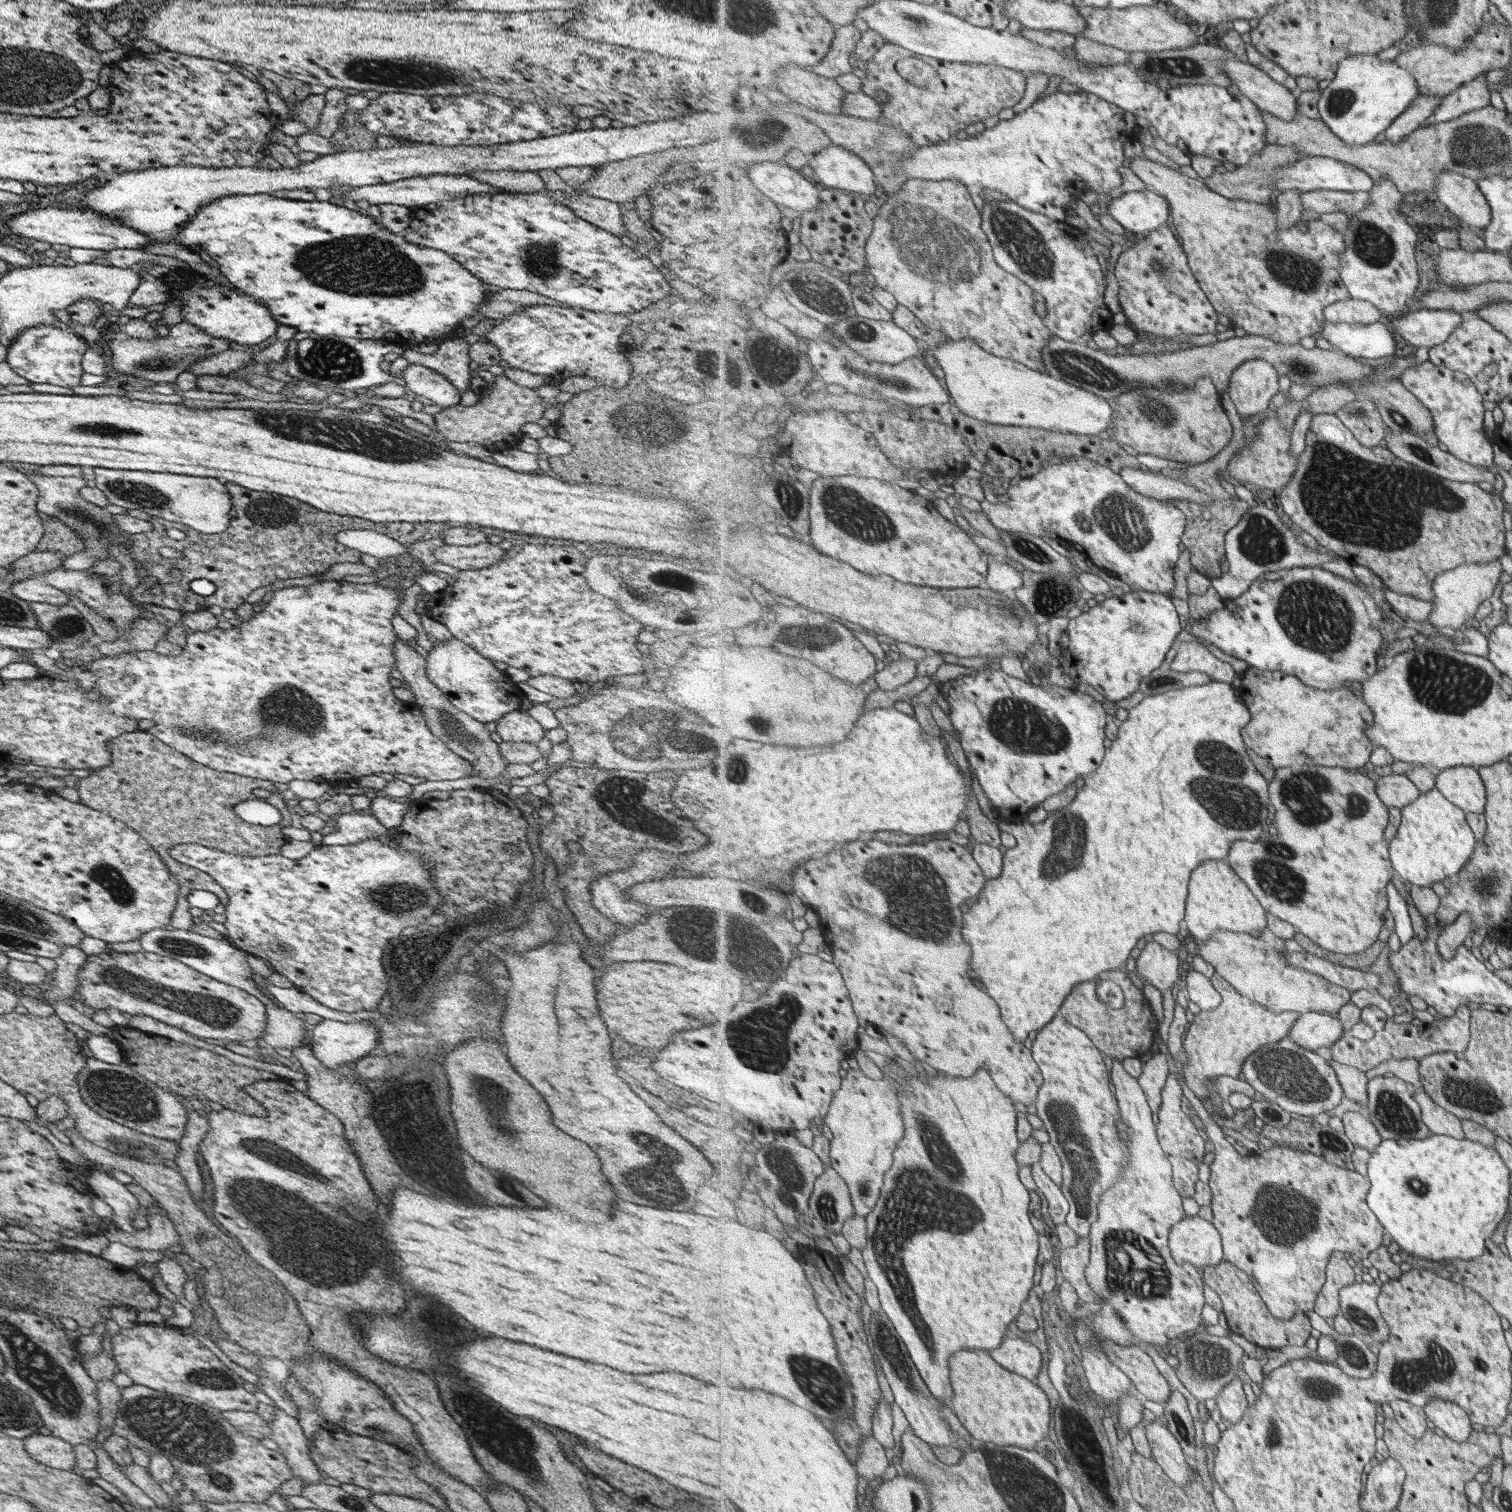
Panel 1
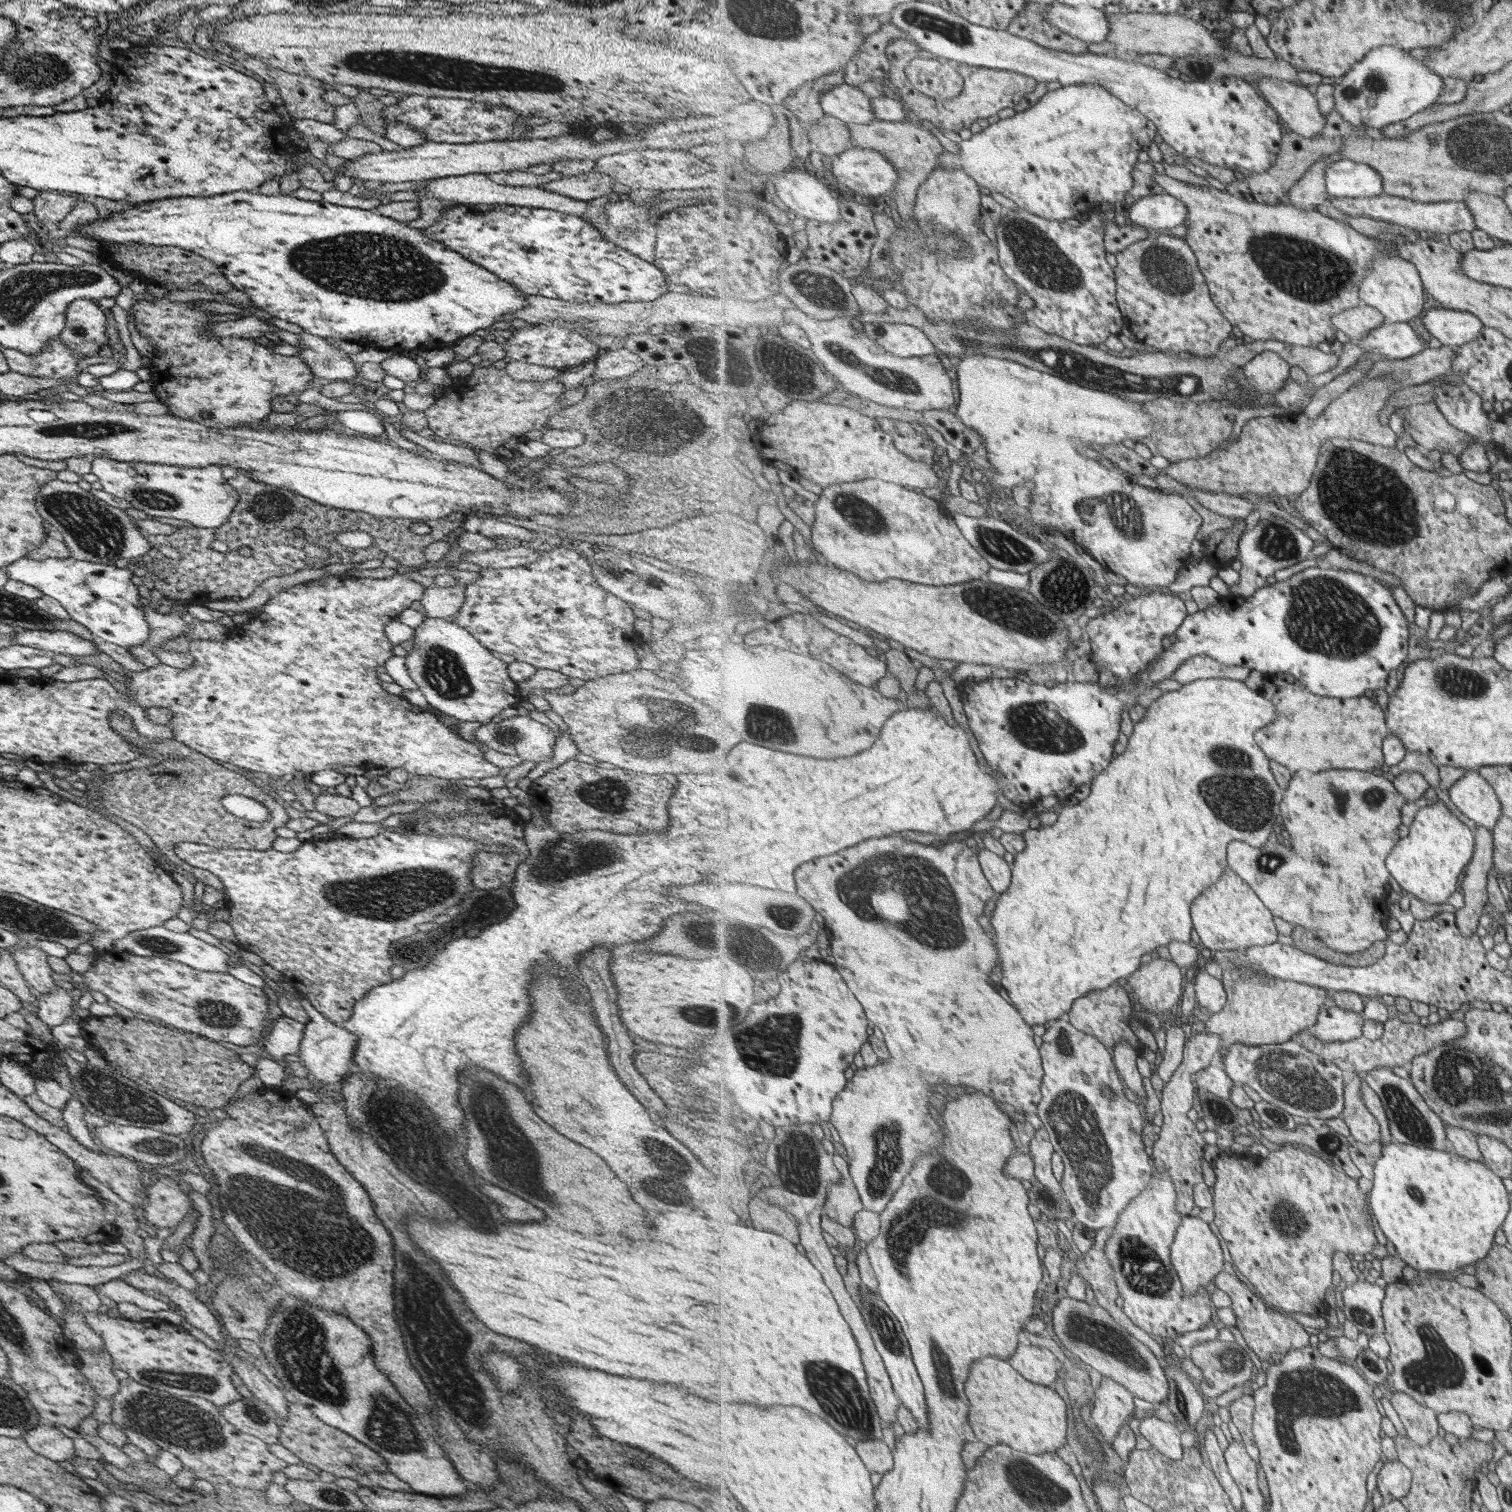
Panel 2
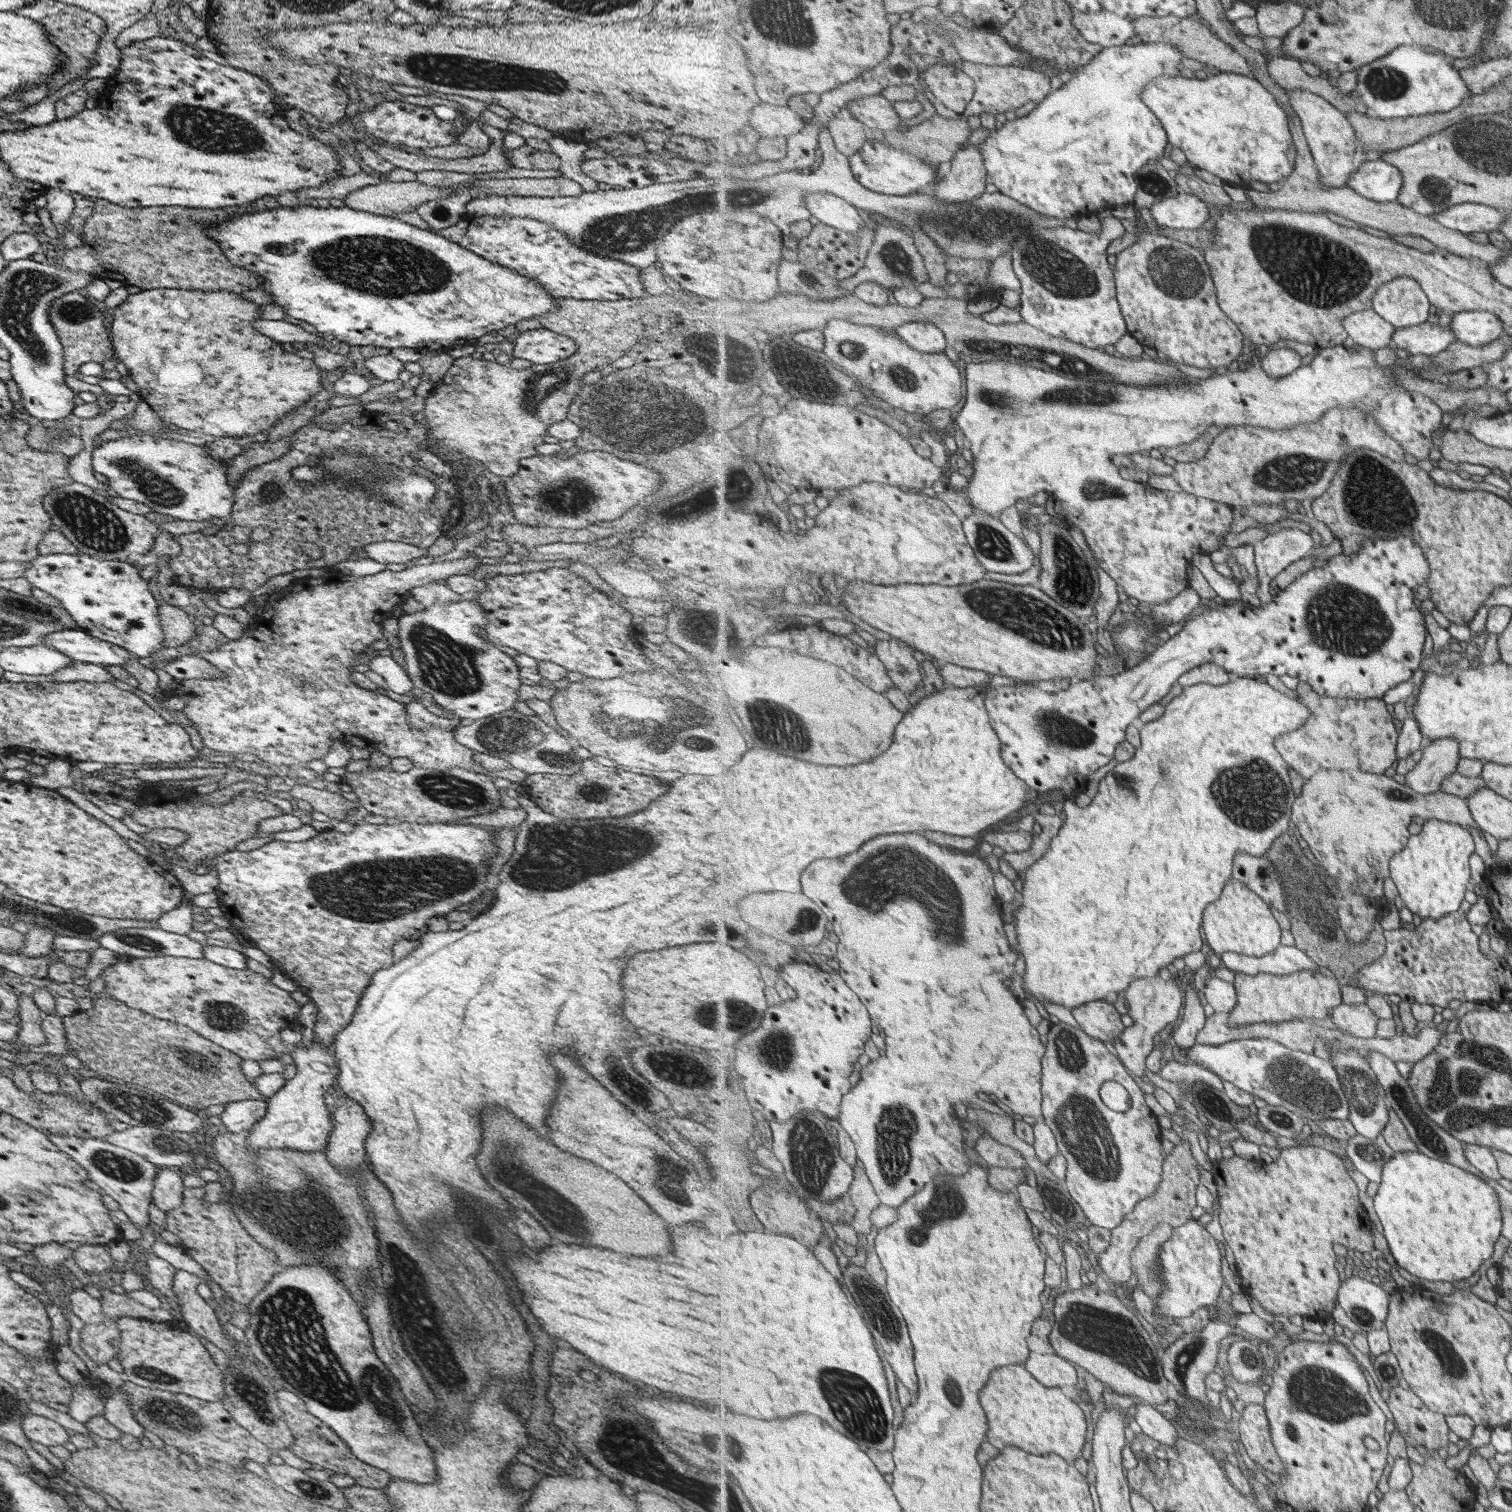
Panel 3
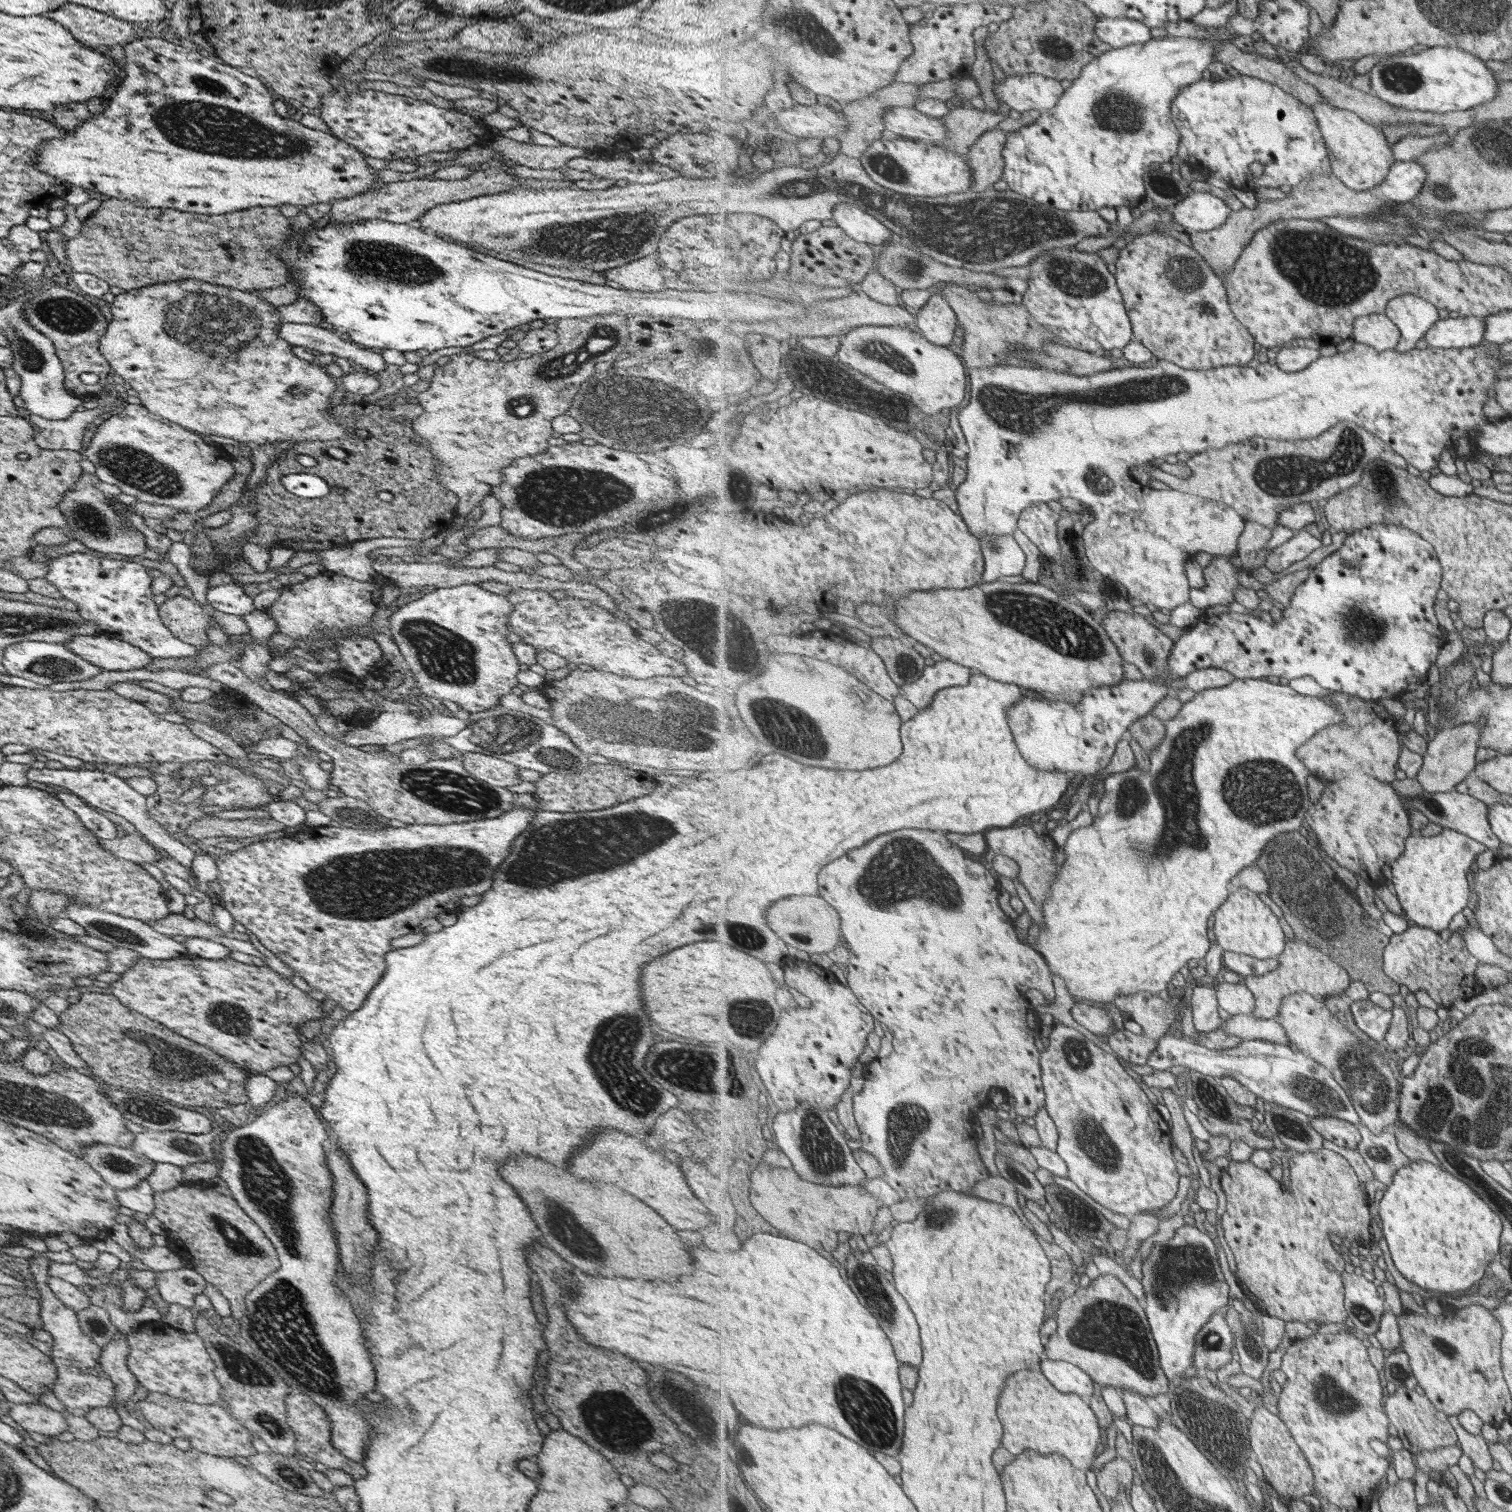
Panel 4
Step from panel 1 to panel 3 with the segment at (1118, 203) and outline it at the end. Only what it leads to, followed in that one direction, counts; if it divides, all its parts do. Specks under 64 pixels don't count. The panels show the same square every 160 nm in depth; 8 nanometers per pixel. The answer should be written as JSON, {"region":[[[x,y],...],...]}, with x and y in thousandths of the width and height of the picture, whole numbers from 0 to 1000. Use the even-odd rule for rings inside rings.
{"region":[[[780,127],[761,136],[762,144],[767,149],[790,152],[800,146],[800,134],[791,128]]]}

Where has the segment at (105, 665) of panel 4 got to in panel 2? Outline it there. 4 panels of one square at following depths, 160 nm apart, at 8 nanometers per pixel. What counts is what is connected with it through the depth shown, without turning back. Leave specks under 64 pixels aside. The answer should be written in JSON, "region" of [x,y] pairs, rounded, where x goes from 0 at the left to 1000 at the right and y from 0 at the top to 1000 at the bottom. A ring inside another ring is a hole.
{"region":[[[14,417],[8,422],[9,426],[32,431],[33,433],[43,433],[45,435],[56,434],[65,430],[62,423],[56,423],[39,417]]]}

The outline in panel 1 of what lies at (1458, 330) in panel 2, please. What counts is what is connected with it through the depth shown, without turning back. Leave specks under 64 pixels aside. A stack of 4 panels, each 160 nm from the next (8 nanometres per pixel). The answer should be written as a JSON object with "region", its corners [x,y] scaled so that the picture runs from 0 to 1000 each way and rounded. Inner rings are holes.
{"region":[[[940,204],[921,212],[921,218],[937,230],[954,228],[966,216],[970,208],[959,205]]]}

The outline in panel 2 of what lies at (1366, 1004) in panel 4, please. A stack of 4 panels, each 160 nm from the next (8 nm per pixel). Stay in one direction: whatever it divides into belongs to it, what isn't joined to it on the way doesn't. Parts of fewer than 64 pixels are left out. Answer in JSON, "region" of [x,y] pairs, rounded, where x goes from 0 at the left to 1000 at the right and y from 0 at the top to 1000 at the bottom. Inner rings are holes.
{"region":[[[883,663],[876,664],[872,677],[868,680],[875,689],[891,689],[903,685],[903,673],[901,670],[887,667]]]}

